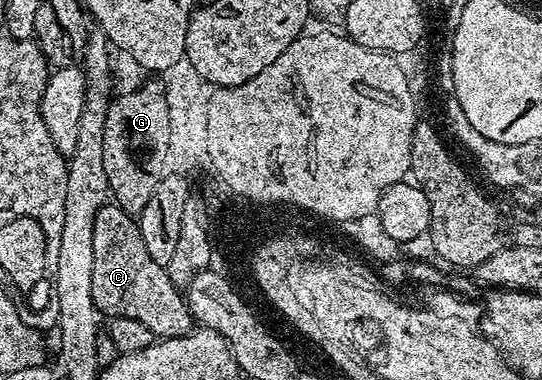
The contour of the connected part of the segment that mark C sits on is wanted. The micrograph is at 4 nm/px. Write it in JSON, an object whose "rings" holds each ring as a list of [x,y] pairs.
{"rings":[[[105,204],[94,219],[93,302],[101,315],[138,320],[160,340],[181,338],[194,329],[181,287],[175,286],[167,269],[154,264],[146,252],[139,221],[115,204]]]}

